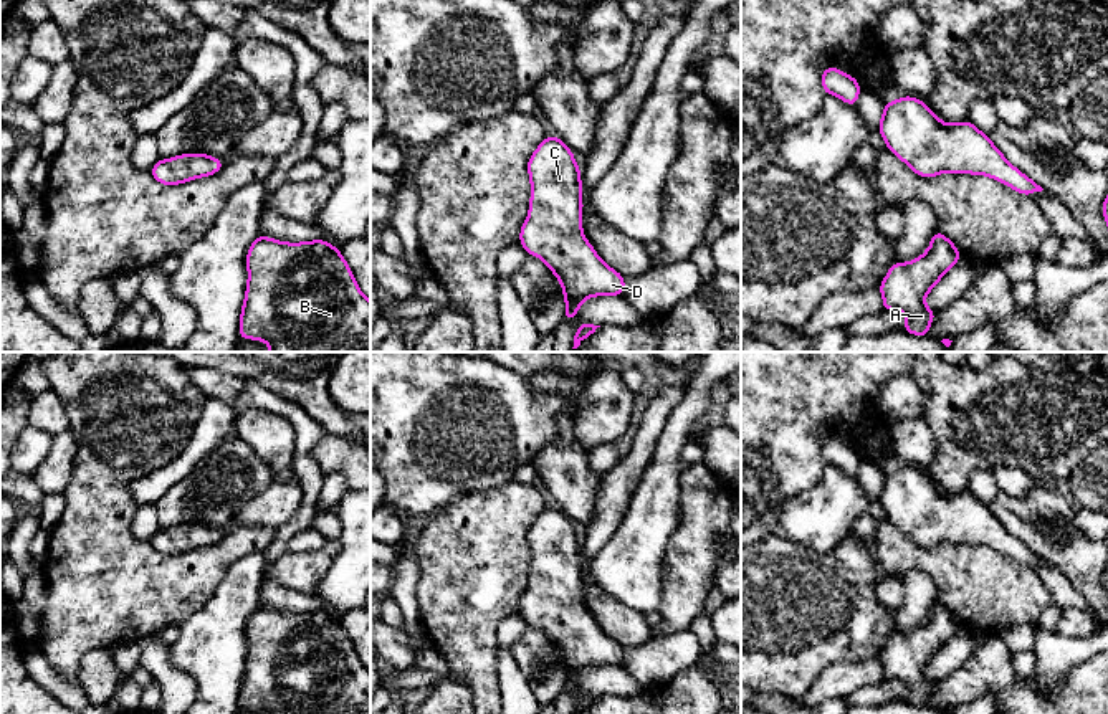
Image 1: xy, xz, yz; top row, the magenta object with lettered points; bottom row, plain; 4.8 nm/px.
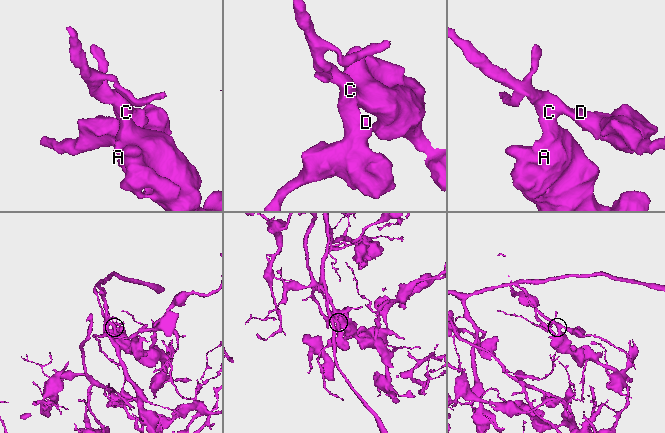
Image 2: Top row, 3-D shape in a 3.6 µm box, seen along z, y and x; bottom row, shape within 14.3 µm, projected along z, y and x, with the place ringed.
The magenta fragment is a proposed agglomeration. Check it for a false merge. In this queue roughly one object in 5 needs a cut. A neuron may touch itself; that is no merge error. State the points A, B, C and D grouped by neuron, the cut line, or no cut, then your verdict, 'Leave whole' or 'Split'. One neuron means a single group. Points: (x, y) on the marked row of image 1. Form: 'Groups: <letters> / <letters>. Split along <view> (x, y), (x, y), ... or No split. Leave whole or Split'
Groups: A B C D. No split. Leave whole

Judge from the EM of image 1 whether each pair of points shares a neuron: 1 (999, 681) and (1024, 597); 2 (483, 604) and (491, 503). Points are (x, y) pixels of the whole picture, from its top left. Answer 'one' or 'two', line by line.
1: two
2: one

